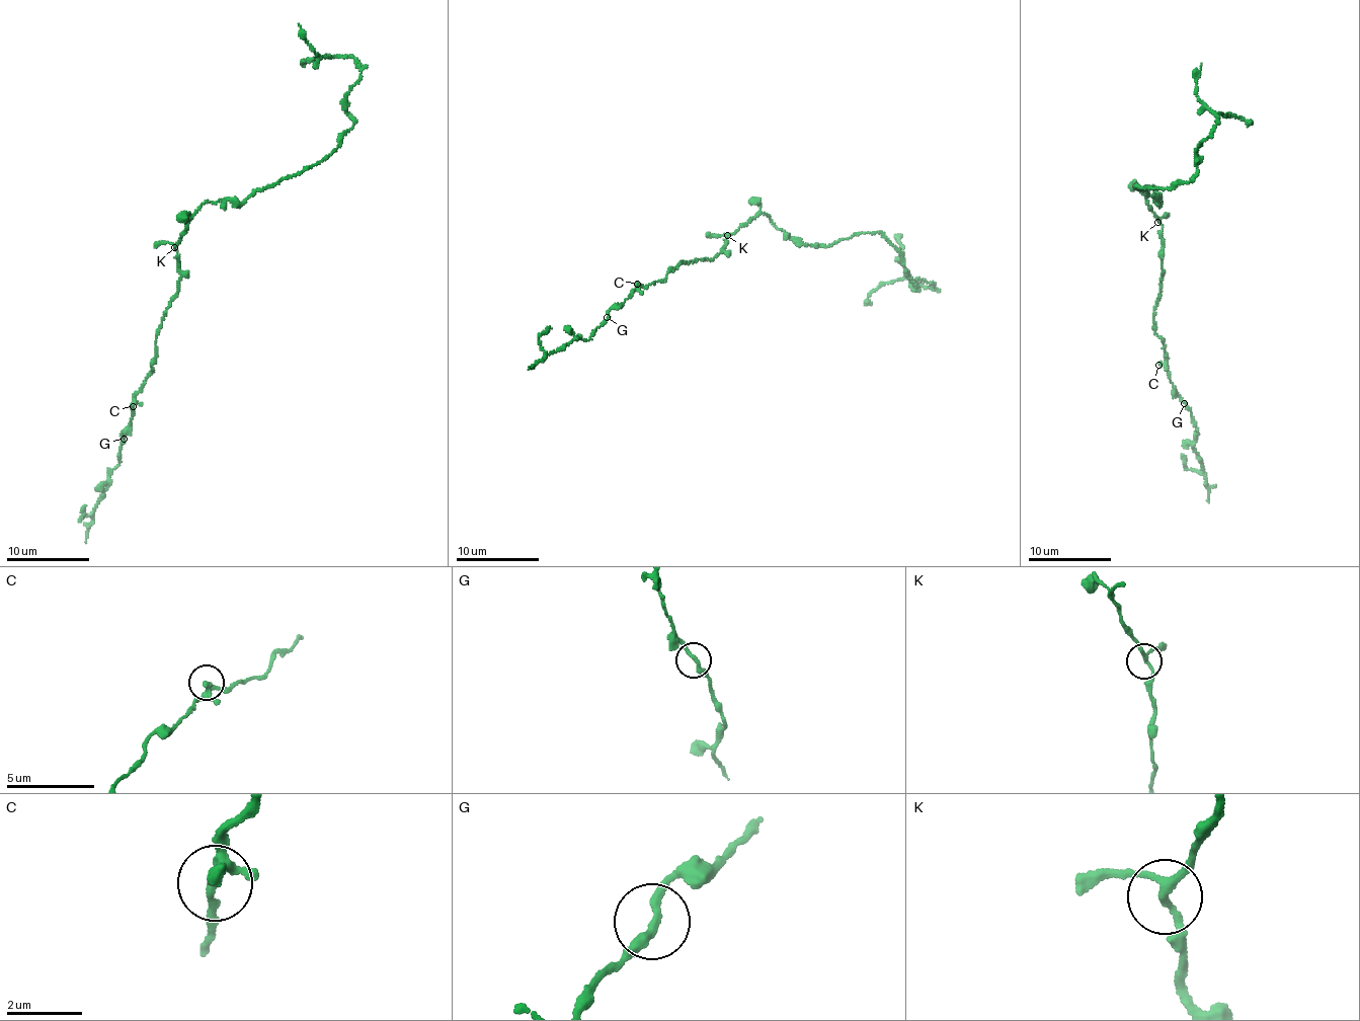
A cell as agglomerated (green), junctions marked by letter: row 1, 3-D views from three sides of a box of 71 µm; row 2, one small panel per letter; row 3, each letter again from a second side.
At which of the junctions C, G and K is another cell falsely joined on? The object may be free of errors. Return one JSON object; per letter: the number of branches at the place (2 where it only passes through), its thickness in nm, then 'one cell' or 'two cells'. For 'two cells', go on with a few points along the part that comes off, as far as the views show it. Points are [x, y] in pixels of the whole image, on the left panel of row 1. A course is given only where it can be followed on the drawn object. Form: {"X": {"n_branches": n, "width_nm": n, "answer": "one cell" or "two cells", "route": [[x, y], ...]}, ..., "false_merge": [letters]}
{"C": {"n_branches": 3, "width_nm": 190, "answer": "one cell"}, "G": {"n_branches": 2, "width_nm": 240, "answer": "one cell"}, "K": {"n_branches": 3, "width_nm": 180, "answer": "one cell"}, "false_merge": []}

